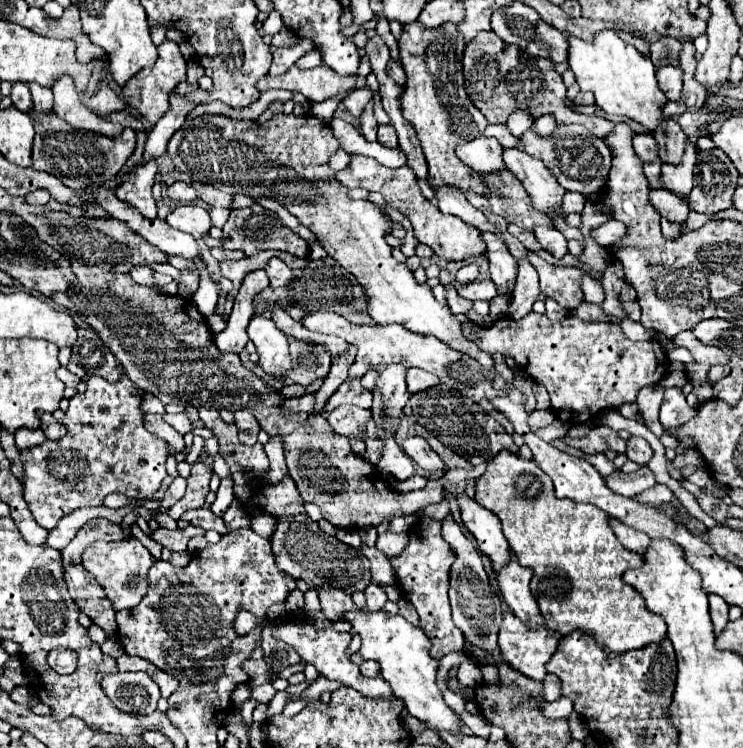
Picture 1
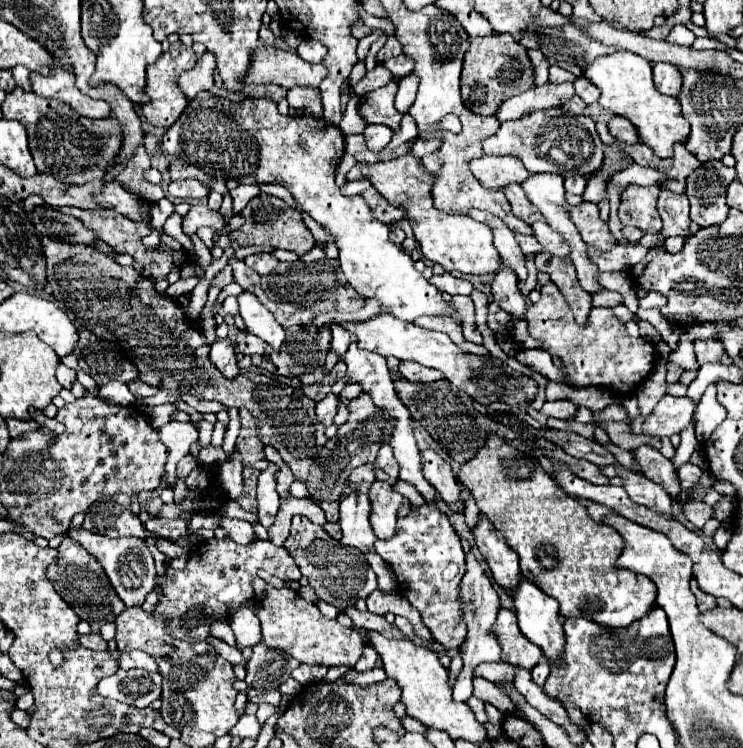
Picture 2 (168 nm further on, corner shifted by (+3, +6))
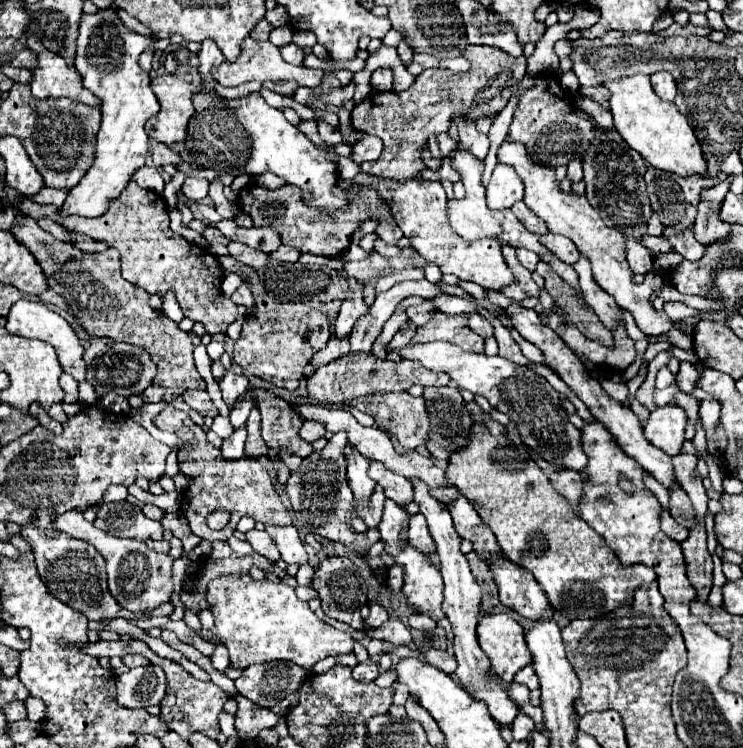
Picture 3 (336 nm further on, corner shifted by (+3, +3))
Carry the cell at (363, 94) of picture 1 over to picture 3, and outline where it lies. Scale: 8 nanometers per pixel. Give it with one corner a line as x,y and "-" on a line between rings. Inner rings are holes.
387,67
375,69
371,75
371,87
377,91
391,91
391,83
393,83
393,73

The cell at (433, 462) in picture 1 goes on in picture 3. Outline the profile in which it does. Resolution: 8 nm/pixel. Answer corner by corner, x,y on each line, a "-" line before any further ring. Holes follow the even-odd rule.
457,493
457,499
453,499
449,503
449,513
453,517
453,525
455,525
457,533
463,539
473,541
473,545
475,545
473,549
481,555
481,559
487,559
487,555
493,551
501,551
501,547
495,541
493,531
481,521
481,517
473,509
471,501
463,499
461,493

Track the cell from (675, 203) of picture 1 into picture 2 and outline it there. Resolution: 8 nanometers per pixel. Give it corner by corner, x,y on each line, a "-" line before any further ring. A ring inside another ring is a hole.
665,190
659,196
657,208
663,218
663,230
659,236
641,238
639,244
643,244
645,248
657,248
657,246
663,246
661,242
667,240
669,236
689,238
693,234
691,232
691,218
689,218
689,200
685,194
679,196
671,190

